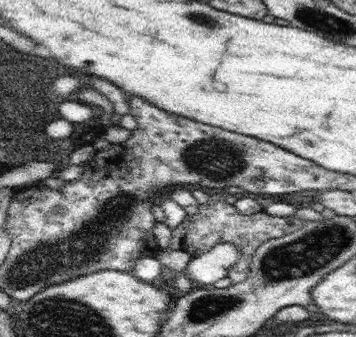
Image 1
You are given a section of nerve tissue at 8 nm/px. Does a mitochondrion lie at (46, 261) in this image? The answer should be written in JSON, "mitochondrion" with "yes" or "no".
{"mitochondrion":"yes"}

